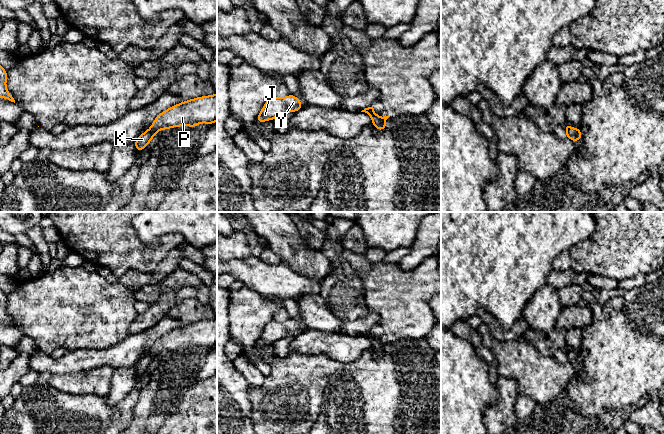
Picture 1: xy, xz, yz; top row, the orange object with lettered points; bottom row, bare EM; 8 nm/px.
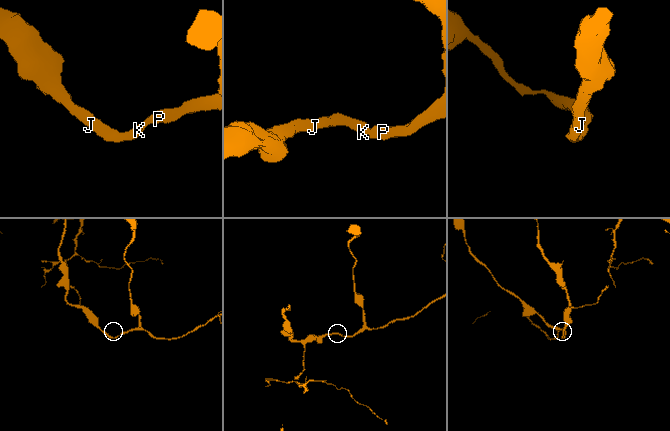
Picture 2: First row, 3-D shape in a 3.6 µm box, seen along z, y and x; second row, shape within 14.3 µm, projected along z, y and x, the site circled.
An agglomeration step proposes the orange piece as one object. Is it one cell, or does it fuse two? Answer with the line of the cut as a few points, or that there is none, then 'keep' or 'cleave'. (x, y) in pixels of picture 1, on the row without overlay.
no cut; keep

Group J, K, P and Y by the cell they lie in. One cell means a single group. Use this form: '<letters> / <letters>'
J K P Y

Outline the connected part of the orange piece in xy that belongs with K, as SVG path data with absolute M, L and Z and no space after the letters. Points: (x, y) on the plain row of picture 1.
M217 318L201 320L182 325L160 337L151 351L142 357L135 365L136 375L139 377L154 362L155 357L162 353L179 350L195 352L199 347L214 348L217 345Z

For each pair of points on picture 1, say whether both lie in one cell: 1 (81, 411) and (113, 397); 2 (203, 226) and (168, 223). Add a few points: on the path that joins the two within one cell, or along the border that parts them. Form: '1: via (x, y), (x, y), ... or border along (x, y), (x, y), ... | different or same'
1: border along (105, 396), (109, 403), (118, 404) | different
2: via (194, 222), (177, 222) | same

